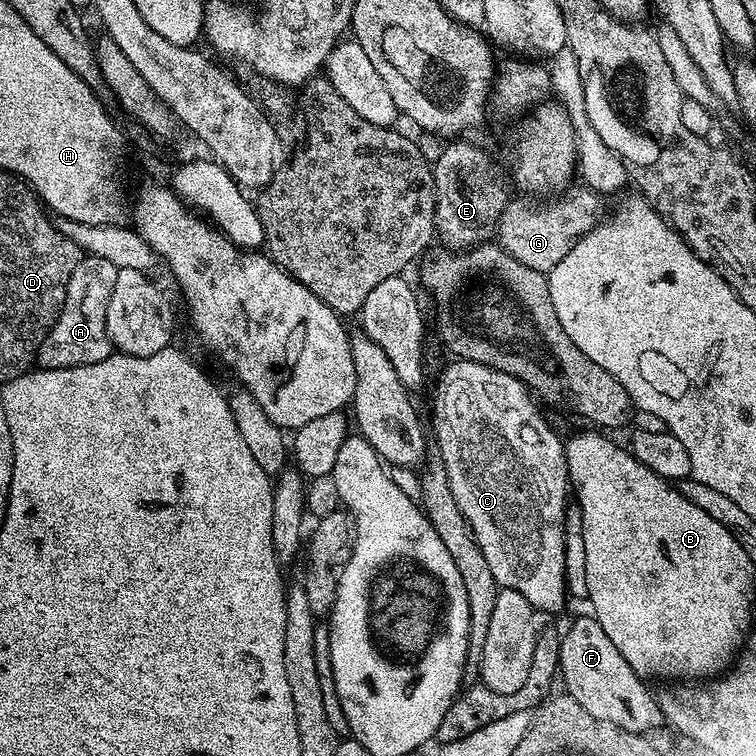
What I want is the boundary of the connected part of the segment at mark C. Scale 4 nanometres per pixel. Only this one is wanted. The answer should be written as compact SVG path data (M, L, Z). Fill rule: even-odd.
M453 359L452 364L444 368L440 381L436 384L436 397L432 400L432 428L436 431L436 444L440 447L438 459L444 463L446 478L450 478L450 490L454 494L454 502L458 502L458 510L472 527L474 538L486 558L486 566L490 566L490 574L494 574L500 588L516 590L524 595L526 601L535 610L556 612L566 601L564 587L564 509L570 503L570 485L568 483L568 467L564 457L564 440L556 437L556 432L548 428L542 413L536 409L537 401L527 384L505 372L482 366L478 362Z

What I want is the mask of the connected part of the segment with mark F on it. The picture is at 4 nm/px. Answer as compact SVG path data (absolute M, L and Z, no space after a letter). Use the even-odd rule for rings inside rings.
M585 614L580 616L560 637L560 670L559 679L564 679L563 691L572 696L587 714L602 722L612 723L616 727L645 729L649 724L656 724L660 720L664 711L660 708L659 699L647 688L649 685L640 677L637 672L630 670L630 662L618 654L614 642L606 638L606 630L598 626L595 616Z

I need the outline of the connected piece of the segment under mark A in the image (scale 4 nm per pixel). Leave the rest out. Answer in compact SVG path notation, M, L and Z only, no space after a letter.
M85 255L78 262L78 266L74 266L74 274L70 274L70 286L66 286L66 298L62 310L58 314L58 318L54 322L54 326L46 334L46 338L42 342L42 346L36 351L36 364L40 368L73 368L74 366L86 366L94 362L102 362L107 356L113 355L112 340L108 337L106 330L106 309L110 307L110 294L114 294L114 281L118 279L118 268L113 263L103 258Z

